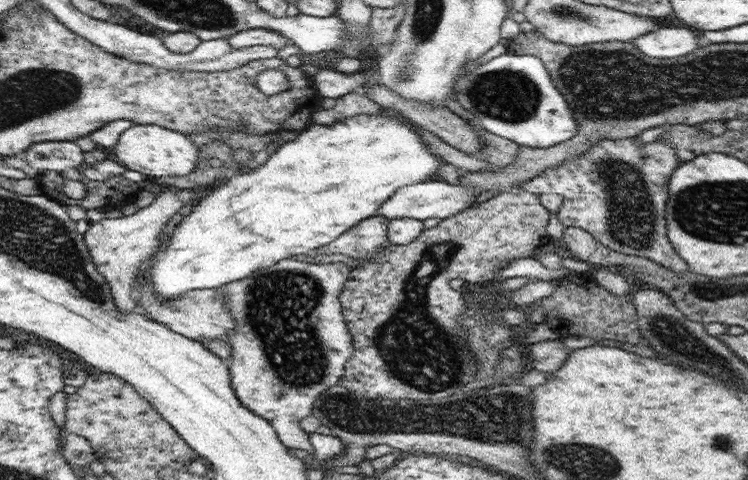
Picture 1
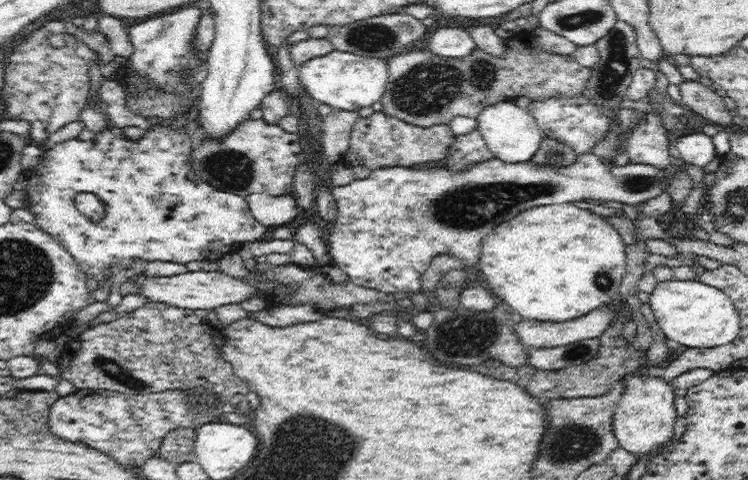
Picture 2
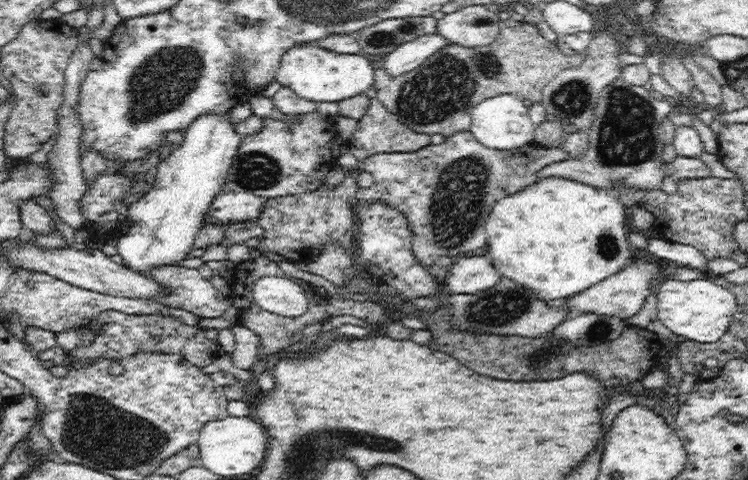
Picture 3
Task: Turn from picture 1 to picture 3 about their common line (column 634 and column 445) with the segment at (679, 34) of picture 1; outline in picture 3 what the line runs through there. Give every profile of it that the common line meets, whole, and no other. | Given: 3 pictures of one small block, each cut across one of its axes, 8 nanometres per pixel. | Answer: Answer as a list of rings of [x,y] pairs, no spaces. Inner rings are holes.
[[[438,33],[427,34],[410,40],[385,55],[382,69],[391,78],[398,78],[408,71],[419,68],[424,64],[426,58],[436,54],[447,43],[447,40]]]

